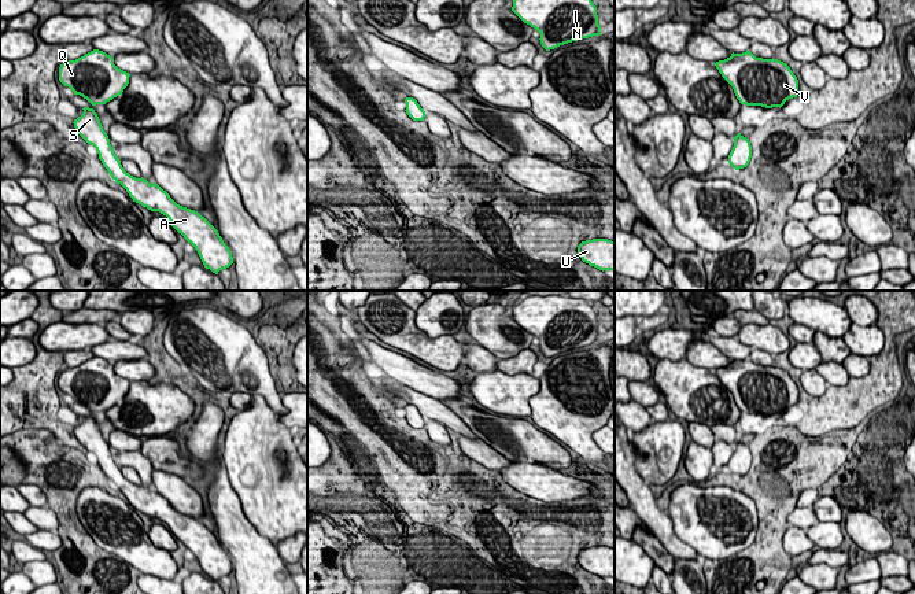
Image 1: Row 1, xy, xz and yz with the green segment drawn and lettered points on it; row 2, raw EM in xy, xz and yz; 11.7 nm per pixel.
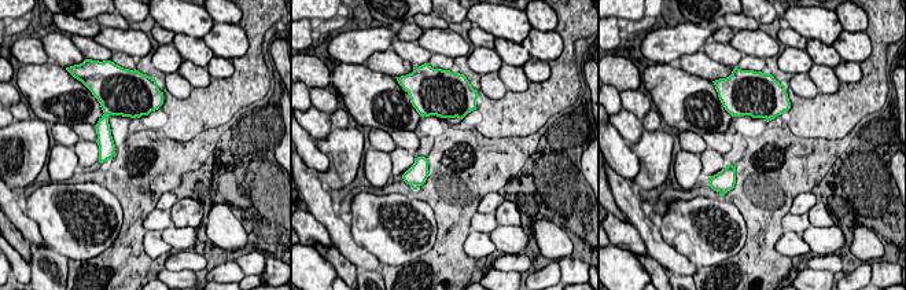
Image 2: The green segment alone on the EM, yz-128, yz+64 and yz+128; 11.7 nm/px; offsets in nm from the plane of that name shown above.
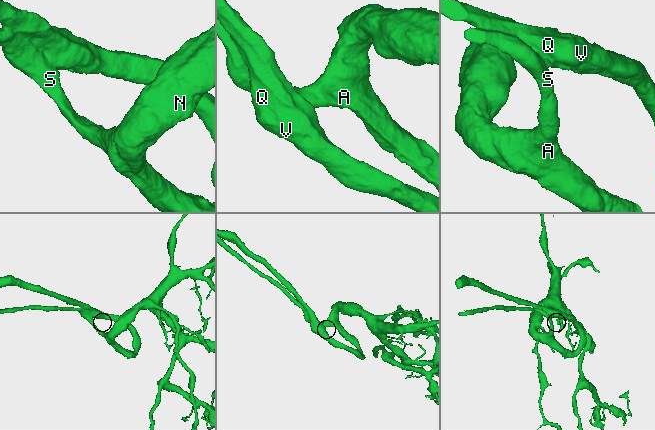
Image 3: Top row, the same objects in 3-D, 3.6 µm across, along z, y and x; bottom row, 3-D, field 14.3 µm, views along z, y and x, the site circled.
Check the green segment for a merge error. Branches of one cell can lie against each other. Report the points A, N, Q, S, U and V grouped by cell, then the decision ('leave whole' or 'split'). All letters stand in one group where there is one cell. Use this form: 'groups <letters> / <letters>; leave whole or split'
groups A N Q S U V; leave whole

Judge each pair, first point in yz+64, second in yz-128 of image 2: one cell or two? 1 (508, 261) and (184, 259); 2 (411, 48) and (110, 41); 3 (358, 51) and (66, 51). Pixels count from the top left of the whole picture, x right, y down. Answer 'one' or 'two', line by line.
1: one
2: two
3: two

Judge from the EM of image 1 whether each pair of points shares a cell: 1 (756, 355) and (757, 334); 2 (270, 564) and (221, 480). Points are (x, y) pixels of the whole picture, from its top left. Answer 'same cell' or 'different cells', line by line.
1: different cells
2: same cell

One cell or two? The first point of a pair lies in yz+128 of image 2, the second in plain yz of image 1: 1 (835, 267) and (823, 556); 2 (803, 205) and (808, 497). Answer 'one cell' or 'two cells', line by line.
1: one cell
2: one cell

